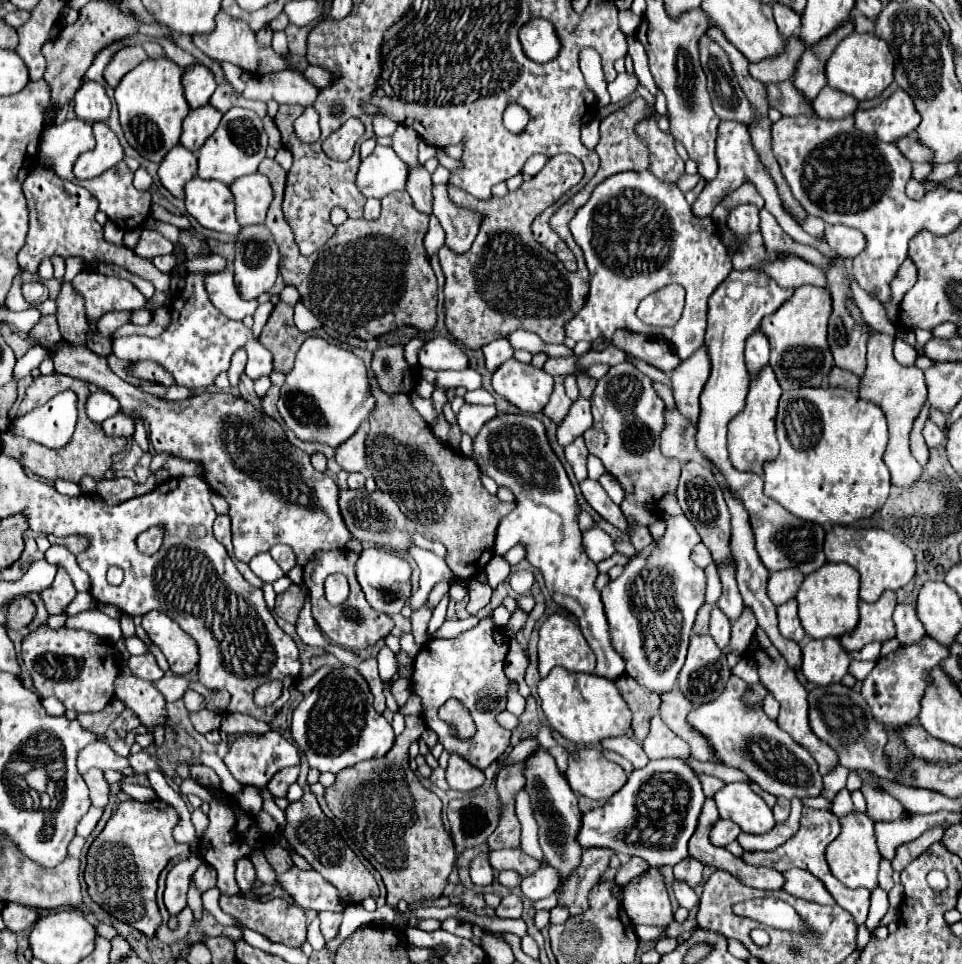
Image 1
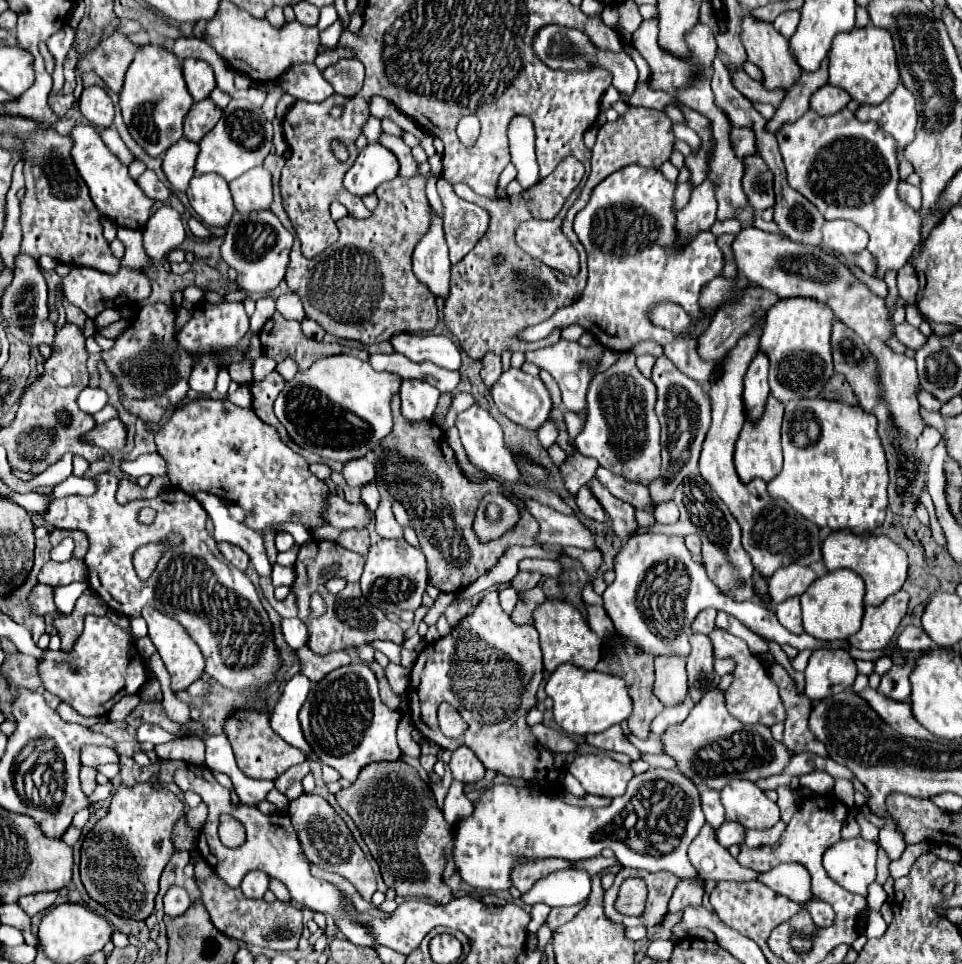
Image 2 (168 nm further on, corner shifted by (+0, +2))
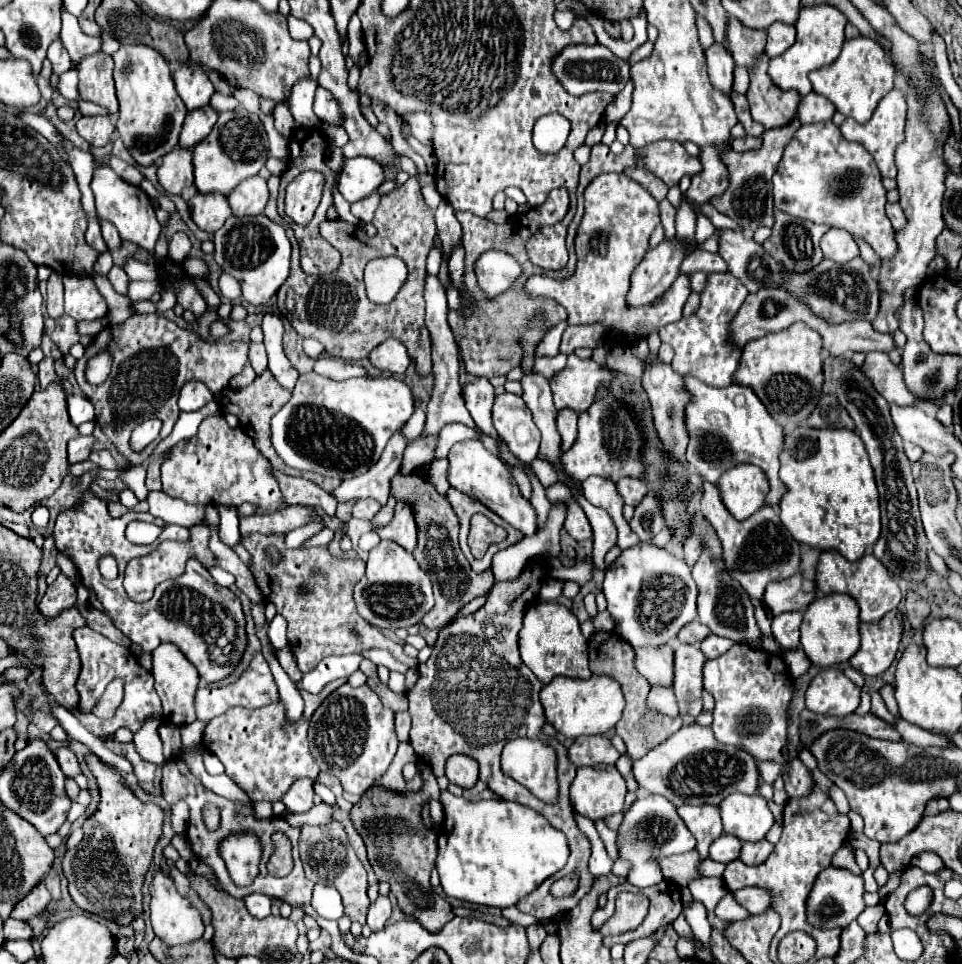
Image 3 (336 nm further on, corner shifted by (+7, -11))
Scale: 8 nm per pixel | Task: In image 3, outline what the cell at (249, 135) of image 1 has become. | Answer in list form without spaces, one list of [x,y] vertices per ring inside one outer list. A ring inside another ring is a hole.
[[[227,111],[219,115],[213,131],[203,139],[201,145],[195,147],[193,167],[195,167],[195,187],[201,193],[223,193],[229,195],[233,187],[237,187],[247,177],[259,173],[269,157],[267,133],[259,115],[245,111]]]

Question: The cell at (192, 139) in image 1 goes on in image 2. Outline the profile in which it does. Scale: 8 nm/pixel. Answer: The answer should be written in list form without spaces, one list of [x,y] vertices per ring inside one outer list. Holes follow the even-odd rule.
[[[210,98],[194,102],[192,110],[186,114],[184,120],[184,138],[188,138],[190,142],[200,142],[202,136],[214,128],[220,116],[222,110]]]

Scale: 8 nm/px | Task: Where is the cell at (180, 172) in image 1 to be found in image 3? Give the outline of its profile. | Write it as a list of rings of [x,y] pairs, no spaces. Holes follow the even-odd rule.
[[[177,149],[163,157],[161,167],[157,169],[157,179],[161,187],[171,195],[181,195],[183,189],[193,185],[193,163],[191,153]]]

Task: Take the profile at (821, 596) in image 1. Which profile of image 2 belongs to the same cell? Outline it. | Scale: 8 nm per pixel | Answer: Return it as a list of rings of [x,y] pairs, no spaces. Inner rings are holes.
[[[836,570],[818,578],[802,594],[804,632],[818,640],[848,640],[862,626],[864,612],[864,580],[852,570]]]

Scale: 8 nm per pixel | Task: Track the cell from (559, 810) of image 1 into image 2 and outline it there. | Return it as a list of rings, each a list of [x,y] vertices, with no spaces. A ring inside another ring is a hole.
[[[534,904],[534,906],[532,906],[532,922],[530,922],[530,926],[528,926],[528,930],[530,930],[532,934],[536,934],[538,928],[546,922],[548,912],[550,912],[550,906],[546,906],[546,904]]]

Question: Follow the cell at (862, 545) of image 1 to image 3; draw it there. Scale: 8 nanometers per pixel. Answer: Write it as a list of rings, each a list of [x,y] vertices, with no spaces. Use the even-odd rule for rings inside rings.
[[[821,551],[819,563],[817,563],[817,587],[825,595],[829,593],[851,595],[859,603],[861,621],[867,621],[867,623],[879,621],[887,611],[895,609],[901,601],[901,589],[897,581],[891,577],[891,573],[875,555],[865,555],[859,561],[847,561],[843,555],[839,555],[839,551]]]

